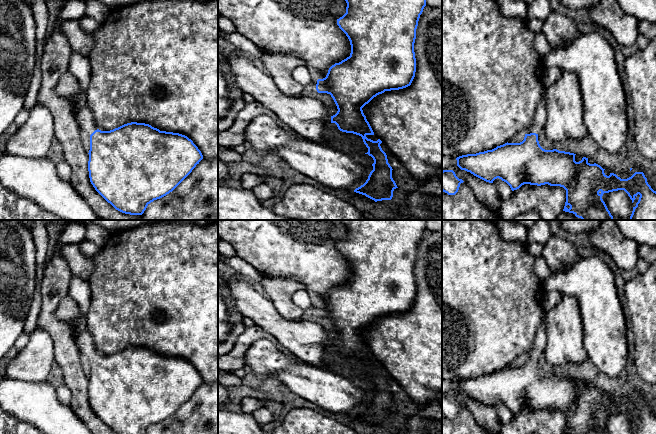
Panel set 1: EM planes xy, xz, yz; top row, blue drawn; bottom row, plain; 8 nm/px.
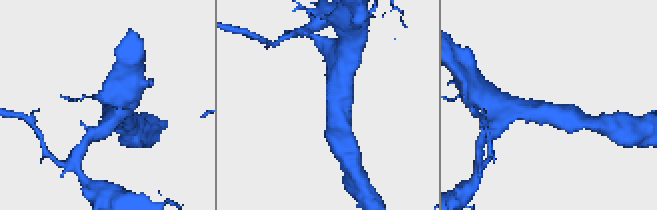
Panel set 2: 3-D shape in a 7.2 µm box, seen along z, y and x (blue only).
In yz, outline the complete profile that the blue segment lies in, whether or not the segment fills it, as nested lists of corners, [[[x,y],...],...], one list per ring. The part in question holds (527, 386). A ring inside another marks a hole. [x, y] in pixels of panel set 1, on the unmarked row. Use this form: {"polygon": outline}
{"polygon": [[[546,315],[536,333],[533,346],[527,354],[524,364],[520,367],[505,367],[492,374],[476,378],[462,379],[456,382],[457,390],[461,394],[470,396],[474,400],[489,406],[497,402],[506,406],[512,415],[524,408],[560,410],[566,414],[566,426],[563,434],[608,434],[602,423],[604,417],[624,414],[632,427],[639,418],[639,424],[633,434],[656,434],[656,415],[647,406],[643,396],[635,396],[627,403],[621,403],[614,397],[607,400],[600,389],[590,388],[588,382],[575,385],[574,377],[557,373],[545,374],[538,365],[538,357],[545,352],[547,346]]]}

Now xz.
{"polygon": [[[342,220],[342,222],[347,227],[346,237],[337,243],[337,249],[348,261],[351,277],[346,283],[332,289],[325,302],[315,304],[312,307],[312,315],[331,319],[338,333],[337,337],[331,340],[331,347],[335,347],[342,356],[361,360],[368,372],[368,376],[365,378],[368,378],[374,384],[373,394],[370,396],[368,403],[354,416],[365,419],[375,426],[391,424],[393,415],[398,412],[392,402],[393,393],[388,387],[386,377],[380,370],[382,365],[380,363],[373,365],[366,361],[367,359],[374,359],[374,356],[362,332],[374,321],[385,315],[399,314],[411,309],[416,296],[414,276],[416,253],[420,239],[426,230],[426,220]]]}

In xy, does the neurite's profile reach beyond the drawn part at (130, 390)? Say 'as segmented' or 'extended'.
extended

